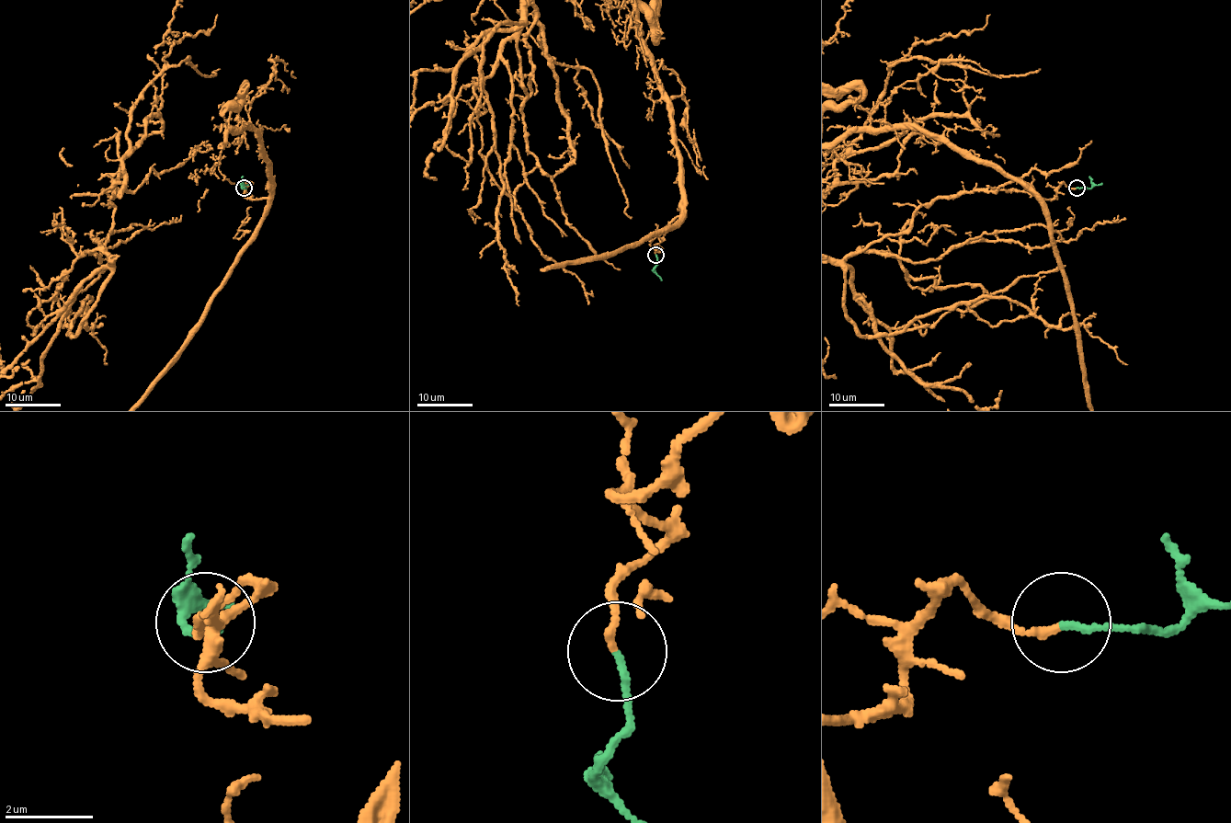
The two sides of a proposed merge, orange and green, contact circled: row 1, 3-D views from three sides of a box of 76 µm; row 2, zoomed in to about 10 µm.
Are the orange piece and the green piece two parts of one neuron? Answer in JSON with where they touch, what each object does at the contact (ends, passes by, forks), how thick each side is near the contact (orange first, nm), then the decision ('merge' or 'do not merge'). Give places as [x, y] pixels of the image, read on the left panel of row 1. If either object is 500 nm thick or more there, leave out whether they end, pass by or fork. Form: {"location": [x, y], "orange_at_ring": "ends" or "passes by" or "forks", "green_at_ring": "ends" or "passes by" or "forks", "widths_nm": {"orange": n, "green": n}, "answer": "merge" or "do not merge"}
{"location": [244, 188], "orange_at_ring": "ends", "green_at_ring": "ends", "widths_nm": {"orange": 180, "green": 160}, "answer": "merge"}

